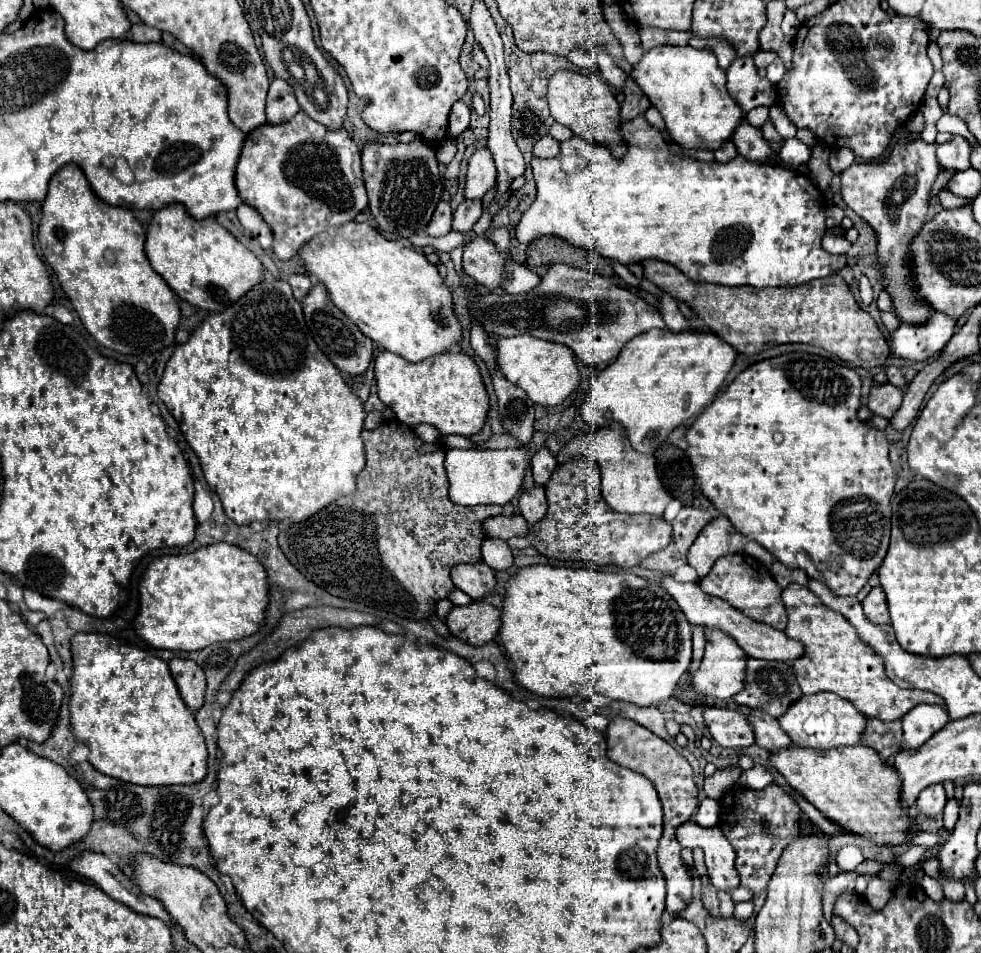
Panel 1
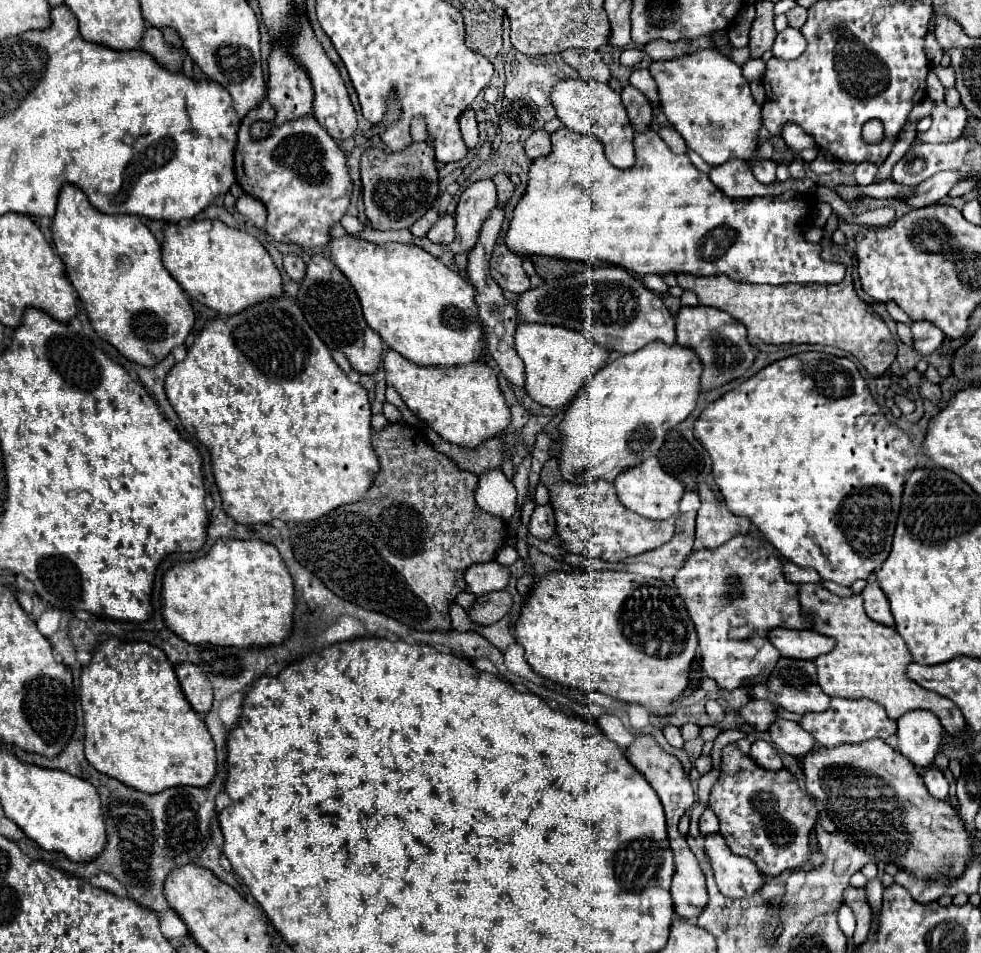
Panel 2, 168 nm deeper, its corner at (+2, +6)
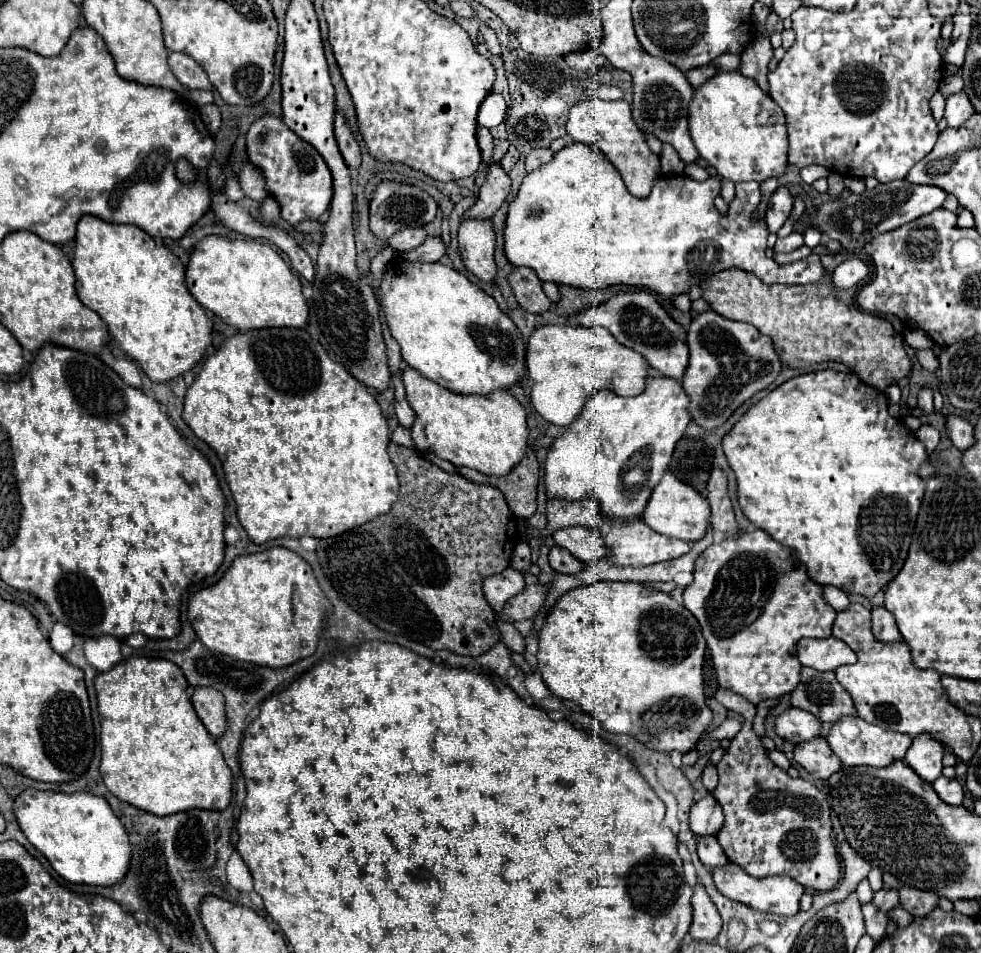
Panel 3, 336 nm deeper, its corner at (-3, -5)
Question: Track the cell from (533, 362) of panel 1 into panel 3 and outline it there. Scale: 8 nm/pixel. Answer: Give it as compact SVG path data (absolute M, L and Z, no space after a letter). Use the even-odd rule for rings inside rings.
M544 325L536 329L528 341L526 359L534 409L546 421L564 427L578 419L586 401L600 389L612 389L622 397L642 393L650 369L638 351L618 343L604 327L586 325Z

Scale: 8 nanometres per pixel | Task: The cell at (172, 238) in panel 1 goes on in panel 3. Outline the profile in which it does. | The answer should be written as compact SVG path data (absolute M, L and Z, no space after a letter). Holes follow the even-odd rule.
M222 235L204 237L190 255L186 285L202 307L240 331L260 327L306 329L308 325L308 303L302 295L300 277L284 263L272 245L260 241Z

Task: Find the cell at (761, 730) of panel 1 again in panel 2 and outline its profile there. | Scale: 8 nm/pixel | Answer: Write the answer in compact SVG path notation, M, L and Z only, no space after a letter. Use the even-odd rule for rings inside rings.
M777 718L773 726L769 726L769 736L779 750L795 758L801 758L817 748L817 742L811 734L805 734L805 730L797 722L789 722L783 718Z

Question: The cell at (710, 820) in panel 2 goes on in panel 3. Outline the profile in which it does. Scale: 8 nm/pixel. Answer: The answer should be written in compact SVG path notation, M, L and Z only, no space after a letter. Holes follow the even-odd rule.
M702 837L698 841L698 857L702 861L702 865L706 865L706 869L716 869L722 865L728 865L728 857L726 853L722 853L722 847L718 845L716 837Z

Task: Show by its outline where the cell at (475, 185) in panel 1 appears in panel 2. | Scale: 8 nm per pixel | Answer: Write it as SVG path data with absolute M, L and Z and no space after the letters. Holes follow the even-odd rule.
M481 178L475 184L471 184L459 198L455 210L455 220L457 220L455 240L449 246L437 246L427 237L417 238L413 245L425 248L429 254L437 258L441 258L443 254L459 254L465 250L473 250L479 228L495 204L497 204L497 190L493 180Z

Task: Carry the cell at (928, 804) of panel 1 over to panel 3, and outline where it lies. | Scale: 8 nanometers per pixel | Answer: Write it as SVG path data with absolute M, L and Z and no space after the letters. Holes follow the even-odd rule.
M938 777L934 783L932 783L934 791L938 793L938 797L948 803L948 805L962 805L962 785L956 781L956 779L946 779L946 777Z

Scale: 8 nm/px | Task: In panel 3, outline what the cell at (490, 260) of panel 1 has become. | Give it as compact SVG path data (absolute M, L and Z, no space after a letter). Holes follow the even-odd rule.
M516 267L510 273L508 281L510 281L510 287L524 311L538 315L538 313L544 313L550 309L552 301L544 295L542 281L538 279L538 275L532 269Z

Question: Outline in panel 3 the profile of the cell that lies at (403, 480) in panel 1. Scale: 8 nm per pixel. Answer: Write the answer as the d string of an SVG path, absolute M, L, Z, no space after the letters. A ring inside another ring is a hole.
M396 443L388 445L388 453L398 469L400 499L390 513L380 515L374 521L338 537L320 539L320 565L342 599L380 629L408 637L430 649L446 649L458 655L478 657L500 641L496 613L484 597L482 581L502 573L504 567L510 565L512 551L520 541L516 517L510 513L504 495L496 487L478 485L460 475L450 475L416 451Z

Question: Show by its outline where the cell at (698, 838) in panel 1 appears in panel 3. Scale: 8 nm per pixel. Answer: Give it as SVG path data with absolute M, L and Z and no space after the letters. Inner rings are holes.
M734 863L724 865L720 869L714 869L712 875L714 875L714 883L716 883L718 891L724 897L740 901L740 903L744 903L744 905L748 905L748 907L752 907L756 911L774 913L774 915L794 915L794 913L800 911L800 897L804 893L804 887L796 885L796 881L792 881L786 875L774 875L774 877L756 879L756 877L744 873L742 869L738 869L738 865L734 865Z

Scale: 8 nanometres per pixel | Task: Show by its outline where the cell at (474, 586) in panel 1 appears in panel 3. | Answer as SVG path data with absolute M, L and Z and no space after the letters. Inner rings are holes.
M506 567L504 573L492 575L484 581L484 595L486 595L486 601L492 605L492 609L500 613L504 609L504 603L510 597L518 595L524 587L526 587L524 573L518 569Z

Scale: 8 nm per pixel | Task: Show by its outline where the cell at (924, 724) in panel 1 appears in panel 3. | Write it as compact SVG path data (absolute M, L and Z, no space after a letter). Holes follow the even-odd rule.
M930 735L914 737L910 751L906 753L906 763L928 783L936 781L942 775L942 755L944 745Z

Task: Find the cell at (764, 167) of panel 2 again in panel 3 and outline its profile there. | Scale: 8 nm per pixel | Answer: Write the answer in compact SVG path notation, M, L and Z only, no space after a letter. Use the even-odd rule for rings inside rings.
M778 187L778 191L770 199L770 207L768 207L766 219L764 219L768 229L770 229L770 233L778 233L778 229L788 219L790 211L792 211L792 197L790 197L788 189L786 187Z

